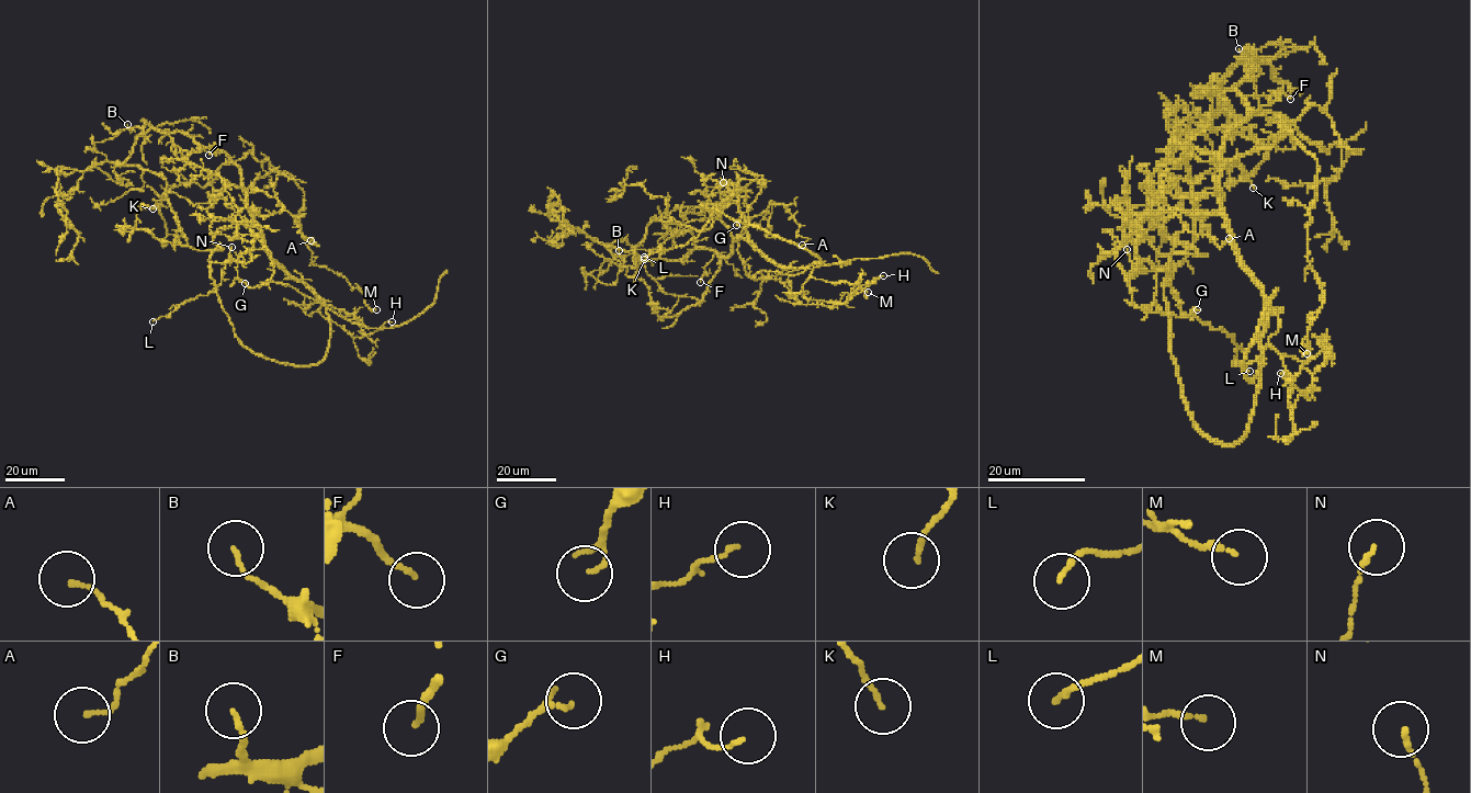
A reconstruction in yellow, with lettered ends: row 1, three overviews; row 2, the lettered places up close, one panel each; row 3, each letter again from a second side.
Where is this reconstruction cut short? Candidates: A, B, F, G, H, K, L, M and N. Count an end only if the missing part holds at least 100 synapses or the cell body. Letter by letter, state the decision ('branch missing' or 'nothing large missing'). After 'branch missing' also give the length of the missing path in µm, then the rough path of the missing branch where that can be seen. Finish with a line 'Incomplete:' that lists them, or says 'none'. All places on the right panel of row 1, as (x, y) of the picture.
A: nothing large missing
B: nothing large missing
F: nothing large missing
G: nothing large missing
H: nothing large missing
K: nothing large missing
L: nothing large missing
M: nothing large missing
N: nothing large missing
Incomplete: none

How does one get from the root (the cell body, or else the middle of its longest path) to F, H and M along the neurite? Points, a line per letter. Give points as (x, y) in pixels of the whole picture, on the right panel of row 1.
F: (1251, 71), (1235, 88), (1243, 97), (1280, 91), (1290, 99)
H: (1251, 71), (1220, 212), (1265, 297), (1260, 346), (1300, 362), (1330, 349), (1308, 393), (1280, 373)
M: (1251, 71), (1221, 161), (1285, 126), (1317, 167), (1307, 353)

